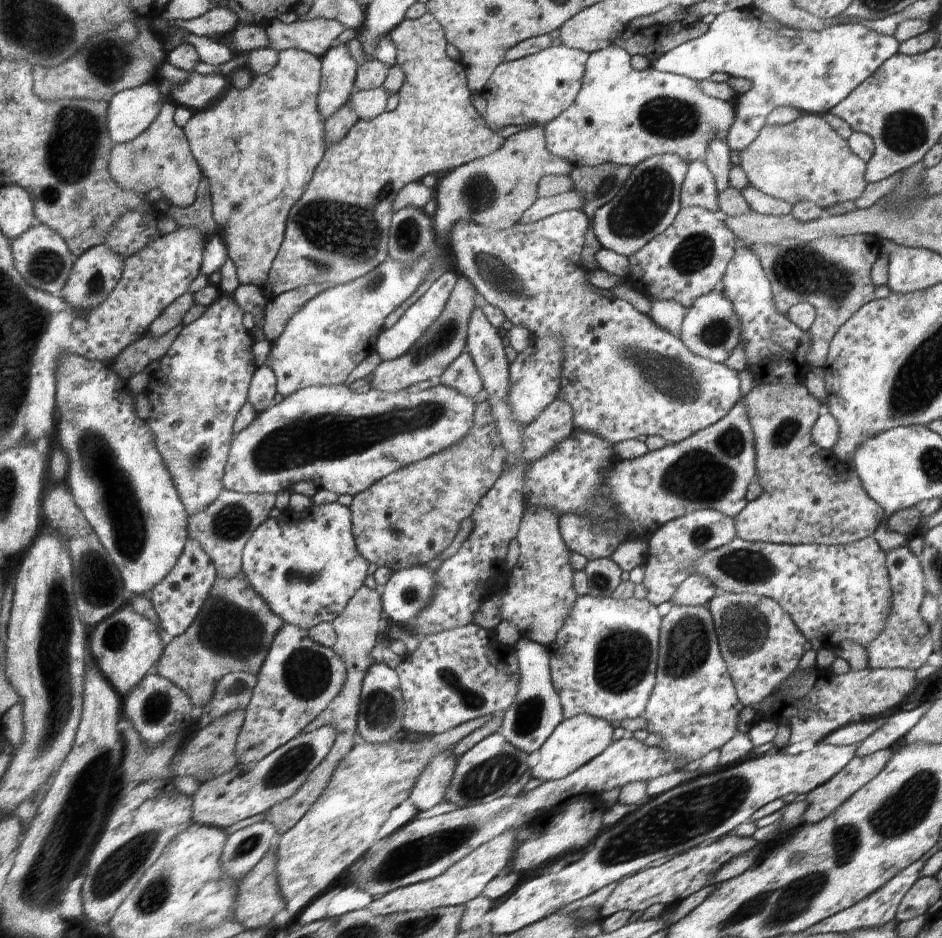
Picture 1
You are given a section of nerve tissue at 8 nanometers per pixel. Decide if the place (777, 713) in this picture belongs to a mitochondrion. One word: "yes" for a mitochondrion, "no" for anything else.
no

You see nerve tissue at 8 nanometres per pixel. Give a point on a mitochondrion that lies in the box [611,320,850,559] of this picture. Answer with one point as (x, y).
(710, 473)

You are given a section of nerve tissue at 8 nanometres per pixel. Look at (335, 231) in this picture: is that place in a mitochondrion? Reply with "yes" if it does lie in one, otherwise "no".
yes

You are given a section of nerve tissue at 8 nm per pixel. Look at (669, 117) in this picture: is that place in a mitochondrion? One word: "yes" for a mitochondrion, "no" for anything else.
yes

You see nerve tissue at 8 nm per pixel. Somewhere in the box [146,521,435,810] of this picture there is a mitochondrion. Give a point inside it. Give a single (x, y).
(230, 630)

